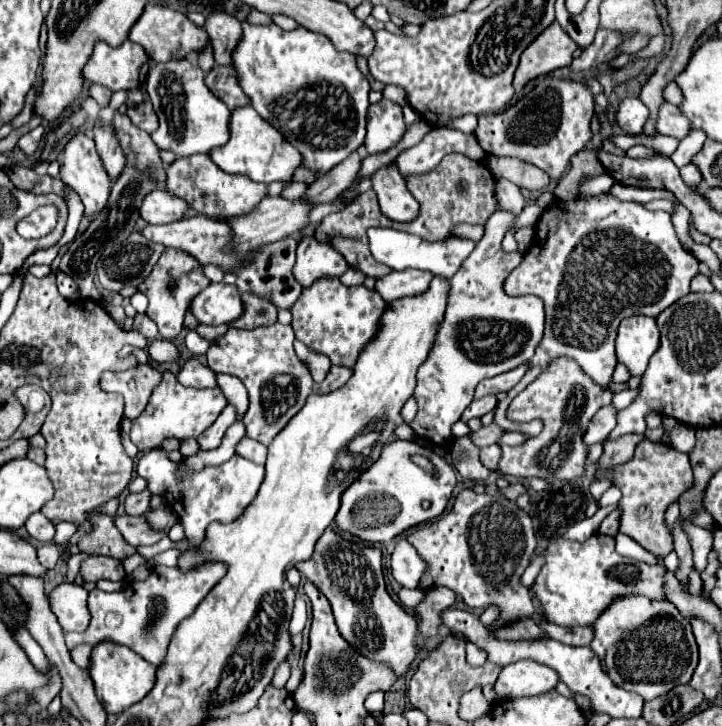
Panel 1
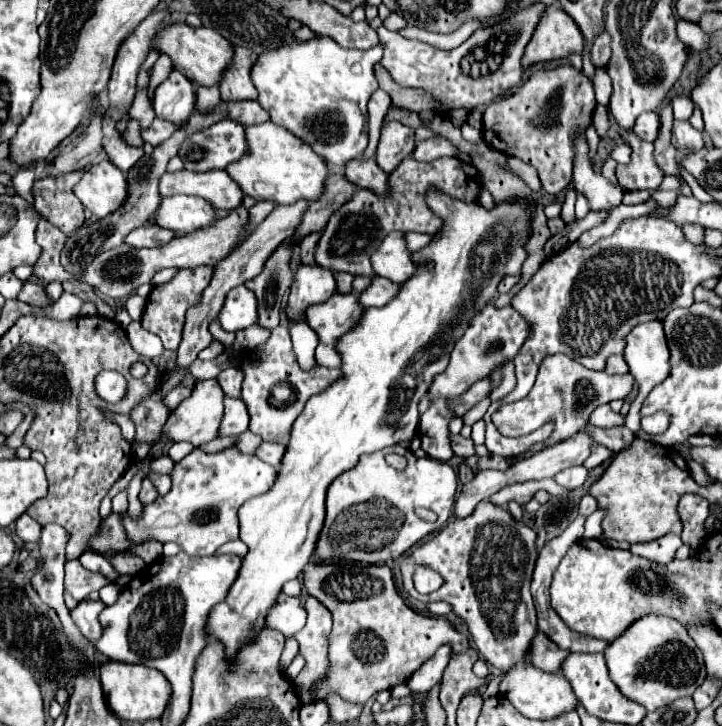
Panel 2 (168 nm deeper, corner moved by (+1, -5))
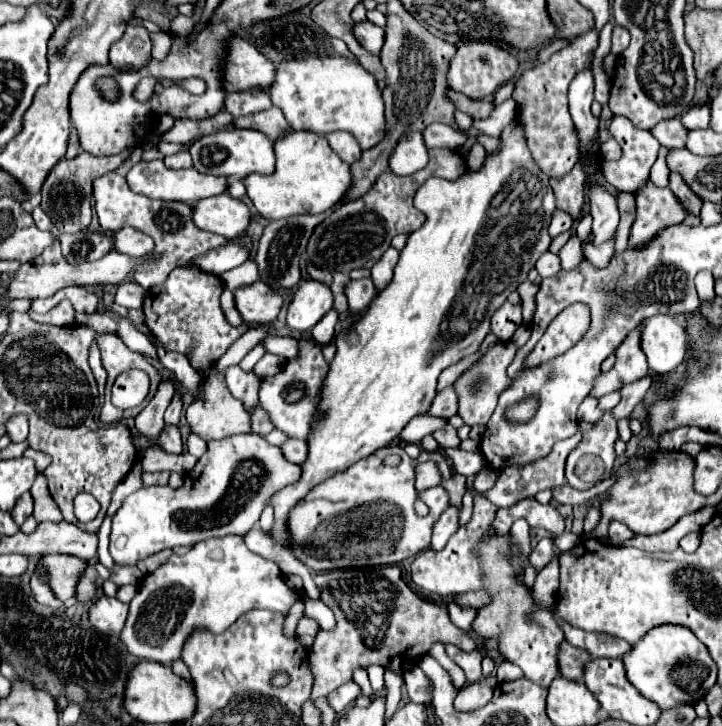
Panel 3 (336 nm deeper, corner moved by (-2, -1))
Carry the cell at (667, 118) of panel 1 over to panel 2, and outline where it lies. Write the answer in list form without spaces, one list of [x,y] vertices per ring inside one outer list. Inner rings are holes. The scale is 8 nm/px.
[[[674,120],[672,144],[680,154],[690,154],[690,152],[698,152],[704,146],[704,136],[702,132],[692,128],[690,122]]]

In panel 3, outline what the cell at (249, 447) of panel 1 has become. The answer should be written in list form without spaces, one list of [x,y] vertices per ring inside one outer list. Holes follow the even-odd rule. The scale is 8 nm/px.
[[[287,440],[283,446],[281,446],[283,454],[287,460],[295,462],[295,464],[303,464],[305,462],[305,454],[307,454],[307,440]]]

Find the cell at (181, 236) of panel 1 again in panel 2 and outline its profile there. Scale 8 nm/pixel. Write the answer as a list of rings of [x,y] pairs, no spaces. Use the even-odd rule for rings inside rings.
[[[140,226],[136,230],[132,230],[126,236],[126,244],[134,246],[134,248],[152,248],[152,246],[162,246],[166,242],[170,242],[176,234],[170,230],[162,230],[160,226]]]

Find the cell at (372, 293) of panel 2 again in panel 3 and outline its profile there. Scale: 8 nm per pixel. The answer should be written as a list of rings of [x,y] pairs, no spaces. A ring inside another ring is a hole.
[[[371,278],[365,280],[349,280],[349,284],[345,286],[345,296],[349,300],[349,310],[363,310],[371,304],[371,300],[375,298],[375,286],[371,282]]]

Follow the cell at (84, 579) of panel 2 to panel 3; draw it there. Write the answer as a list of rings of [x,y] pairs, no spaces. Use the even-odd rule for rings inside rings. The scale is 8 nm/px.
[[[53,554],[53,556],[41,558],[37,562],[37,570],[39,568],[43,568],[43,576],[47,570],[47,580],[49,580],[49,586],[53,588],[53,594],[65,602],[67,598],[75,596],[75,586],[85,568],[85,562],[77,556]]]

